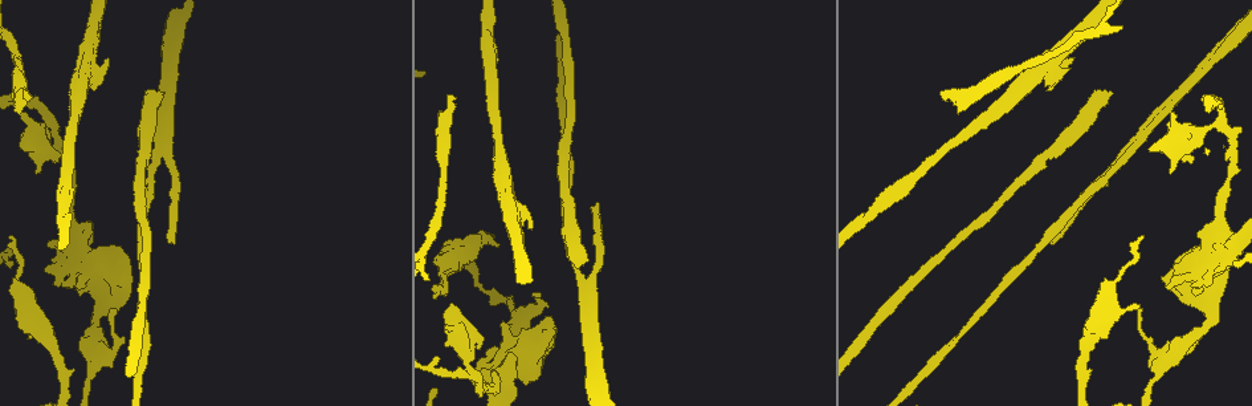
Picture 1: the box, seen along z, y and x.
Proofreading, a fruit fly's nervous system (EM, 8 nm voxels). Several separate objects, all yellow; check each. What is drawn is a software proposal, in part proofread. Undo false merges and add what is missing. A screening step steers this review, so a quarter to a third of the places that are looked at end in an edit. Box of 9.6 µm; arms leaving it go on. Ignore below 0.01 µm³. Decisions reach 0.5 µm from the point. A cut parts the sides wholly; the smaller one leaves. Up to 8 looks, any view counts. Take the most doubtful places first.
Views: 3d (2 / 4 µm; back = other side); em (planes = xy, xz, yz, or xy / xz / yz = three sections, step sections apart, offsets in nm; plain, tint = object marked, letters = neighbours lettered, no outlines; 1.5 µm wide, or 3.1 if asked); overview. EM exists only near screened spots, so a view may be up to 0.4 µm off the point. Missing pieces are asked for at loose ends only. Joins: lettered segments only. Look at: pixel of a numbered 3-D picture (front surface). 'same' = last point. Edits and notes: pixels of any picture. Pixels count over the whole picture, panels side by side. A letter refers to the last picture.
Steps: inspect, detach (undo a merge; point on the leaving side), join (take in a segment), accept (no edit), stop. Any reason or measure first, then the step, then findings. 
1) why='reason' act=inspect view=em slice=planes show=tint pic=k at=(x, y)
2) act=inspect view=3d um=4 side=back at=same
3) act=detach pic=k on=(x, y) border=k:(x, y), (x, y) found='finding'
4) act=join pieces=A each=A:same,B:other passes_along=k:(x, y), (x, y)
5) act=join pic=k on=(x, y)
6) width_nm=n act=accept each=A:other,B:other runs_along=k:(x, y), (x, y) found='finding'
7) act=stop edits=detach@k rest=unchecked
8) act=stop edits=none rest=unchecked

why='an open end' act=inspect view=em slice=planes show=plain pic=1 at=(25, 93)

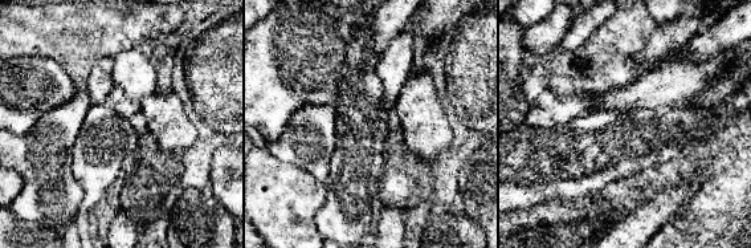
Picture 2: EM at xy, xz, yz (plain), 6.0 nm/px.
act=inspect view=em slice=planes show=letters at=same

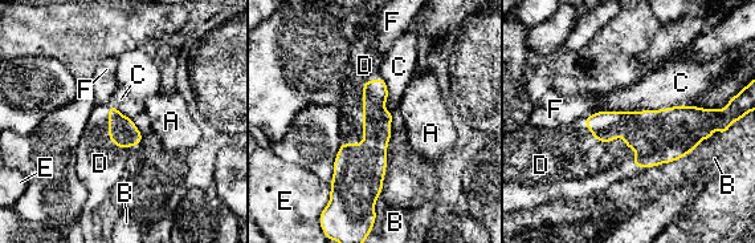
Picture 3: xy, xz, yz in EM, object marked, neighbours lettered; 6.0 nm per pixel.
act=join pieces=D each=A:other,B:other,C:other,D:same,E:other,F:other passes_along=3:(371, 154), (363, 114), (350, 105) found='the cell continues'

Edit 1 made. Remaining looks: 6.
act=inspect view=overview

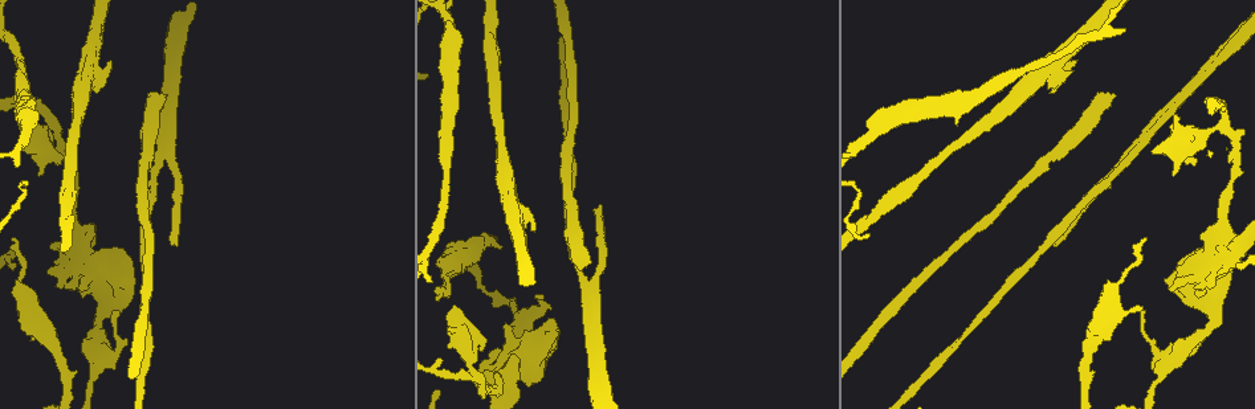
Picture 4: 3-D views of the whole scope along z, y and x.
why='free end' act=inspect view=3d um=4 pic=4 at=(108, 61)

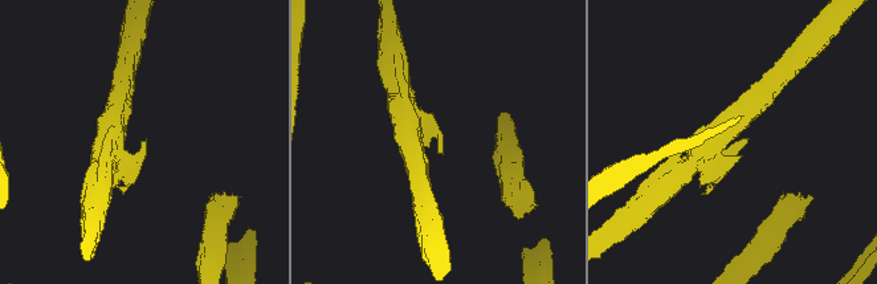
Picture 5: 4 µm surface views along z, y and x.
why='now the EM' act=inspect view=em slice=xz step=8 show=letters pic=5 at=(146, 142)

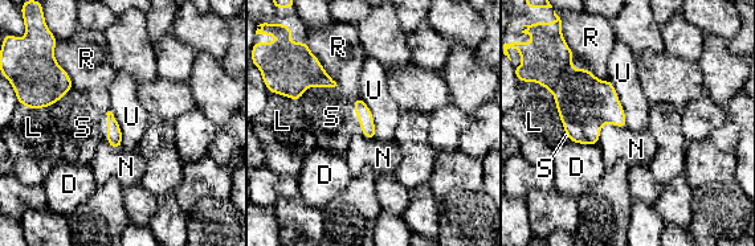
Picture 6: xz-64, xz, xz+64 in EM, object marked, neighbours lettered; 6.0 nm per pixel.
longest_contact=U:320nm act=accept each=D:other,L:other,N:other,R:other,S:other,U:other border=6:(608, 80), (613, 86), (628, 126) found='no lettered segment goes on from it'

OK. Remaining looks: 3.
why='branch stops here' act=inspect view=em slice=planes show=letters pic=4 at=(81, 292)

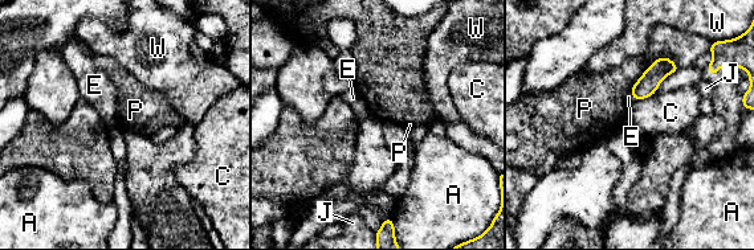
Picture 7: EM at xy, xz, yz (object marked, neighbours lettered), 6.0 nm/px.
width_nm=140 act=accept each=A:other,C:other,E:other,J:other,P:other,W:other border=7:(657, 89), (651, 95), (634, 101) found='none of them fits'

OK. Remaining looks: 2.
act=stop edits=join@3 rest=unchecked

